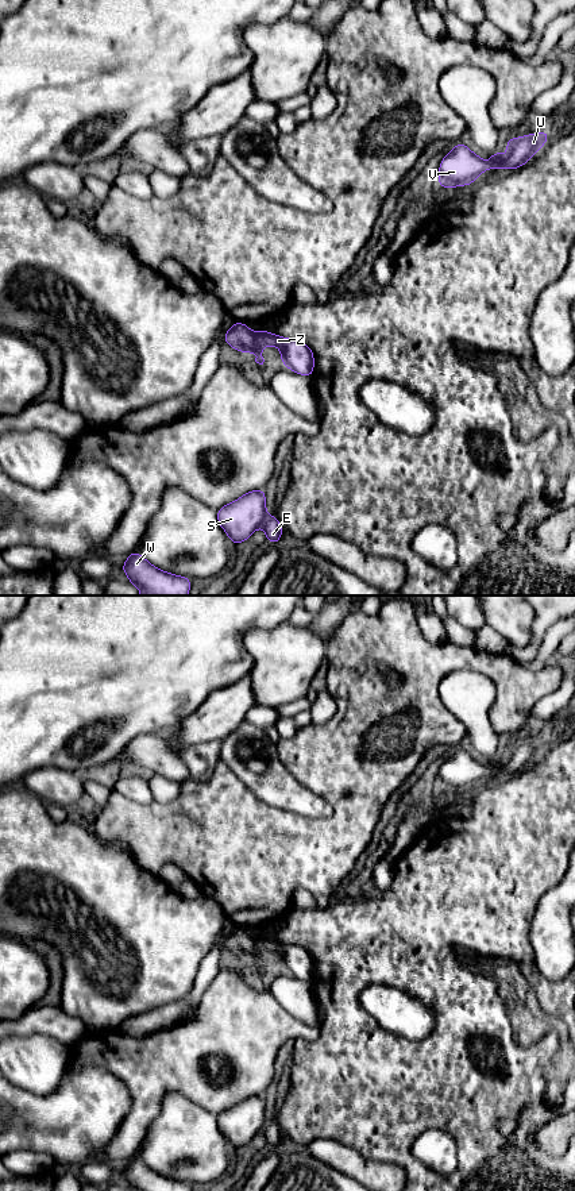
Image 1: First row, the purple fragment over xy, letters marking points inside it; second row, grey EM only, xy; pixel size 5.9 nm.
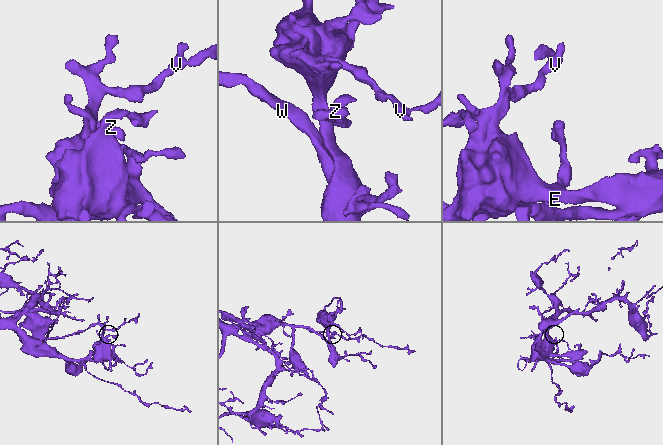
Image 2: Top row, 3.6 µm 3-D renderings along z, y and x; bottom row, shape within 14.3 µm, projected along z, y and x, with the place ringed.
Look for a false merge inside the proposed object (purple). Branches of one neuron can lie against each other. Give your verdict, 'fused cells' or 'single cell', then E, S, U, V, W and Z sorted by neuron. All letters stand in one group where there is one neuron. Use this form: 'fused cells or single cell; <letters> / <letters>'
single cell; E S U V W Z

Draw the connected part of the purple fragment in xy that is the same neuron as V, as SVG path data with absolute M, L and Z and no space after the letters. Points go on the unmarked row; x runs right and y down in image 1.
M549 737L528 739L521 743L510 743L506 745L509 758L501 760L495 756L489 767L485 767L474 759L462 747L458 747L455 753L449 756L441 766L439 772L440 793L454 793L474 789L474 785L485 778L486 774L518 774L526 768L548 745Z

